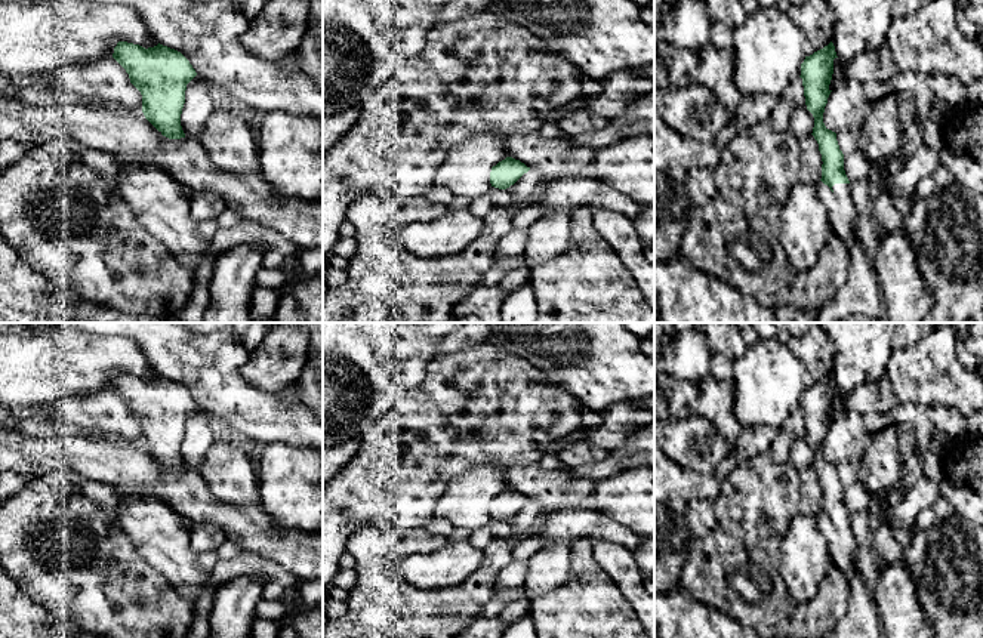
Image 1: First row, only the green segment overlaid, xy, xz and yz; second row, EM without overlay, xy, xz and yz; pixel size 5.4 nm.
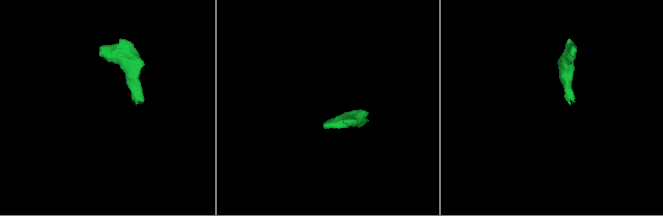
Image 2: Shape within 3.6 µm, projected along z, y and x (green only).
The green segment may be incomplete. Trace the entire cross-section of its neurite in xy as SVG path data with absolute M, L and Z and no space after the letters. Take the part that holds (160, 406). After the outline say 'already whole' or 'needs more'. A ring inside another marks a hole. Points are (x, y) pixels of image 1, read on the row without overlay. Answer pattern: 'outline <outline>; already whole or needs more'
outline M127 373L117 375L113 389L141 423L145 450L169 471L185 469L181 457L185 422L197 407L189 392L160 375L145 380Z; already whole

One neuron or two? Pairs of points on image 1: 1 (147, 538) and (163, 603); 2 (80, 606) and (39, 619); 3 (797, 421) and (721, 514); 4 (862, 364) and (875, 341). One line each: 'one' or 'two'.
1: two
2: two
3: two
4: one

